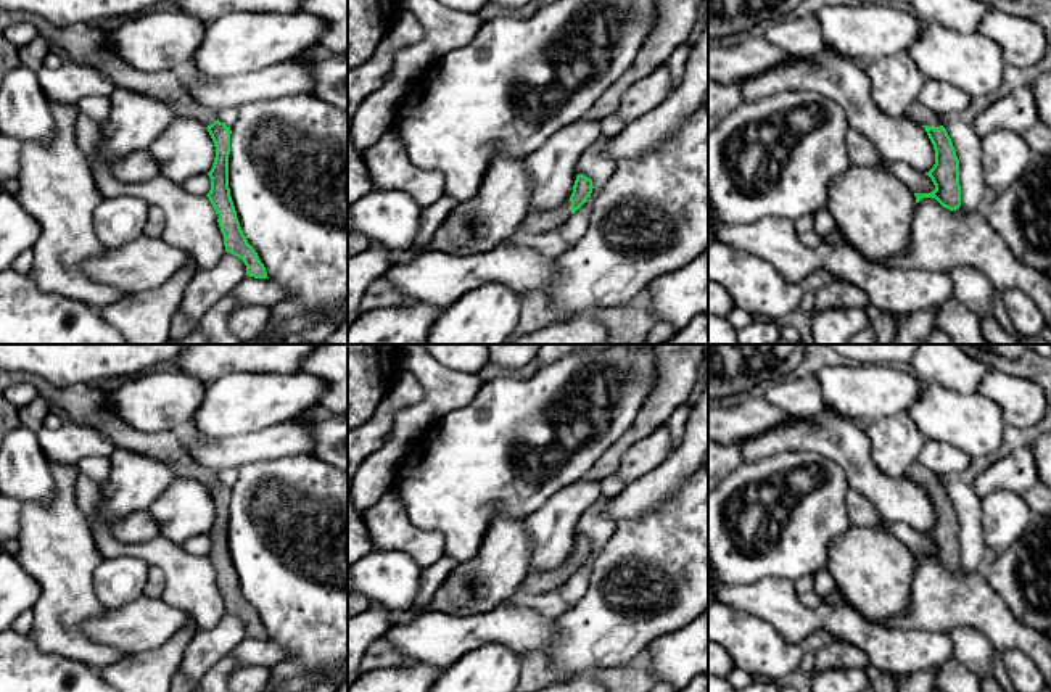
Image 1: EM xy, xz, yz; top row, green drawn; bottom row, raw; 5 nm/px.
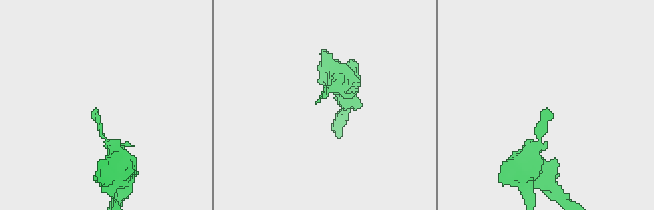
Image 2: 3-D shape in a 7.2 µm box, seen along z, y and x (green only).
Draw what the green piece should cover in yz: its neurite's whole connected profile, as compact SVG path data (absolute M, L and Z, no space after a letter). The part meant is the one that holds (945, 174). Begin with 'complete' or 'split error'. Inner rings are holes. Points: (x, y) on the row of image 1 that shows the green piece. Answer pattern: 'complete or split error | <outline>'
split error | M916 100L908 108L906 117L925 129L935 150L935 164L929 172L925 172L925 175L932 179L935 190L930 193L914 193L916 203L919 203L922 198L935 198L943 208L950 211L959 209L959 159L938 114L922 106Z

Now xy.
split error | M0 11L0 85L5 76L21 63L18 48L5 39L5 31L14 23L34 24L39 29L39 35L60 45L69 60L84 66L98 68L113 80L116 89L127 89L156 98L169 105L175 117L196 119L208 129L216 146L216 158L208 172L211 190L206 196L219 216L217 222L224 235L225 251L245 262L248 277L269 278L258 253L243 235L230 196L229 154L232 130L217 119L217 111L203 106L188 95L180 82L180 72L143 72L134 69L106 47L108 31L98 24L80 23L60 27L37 14Z

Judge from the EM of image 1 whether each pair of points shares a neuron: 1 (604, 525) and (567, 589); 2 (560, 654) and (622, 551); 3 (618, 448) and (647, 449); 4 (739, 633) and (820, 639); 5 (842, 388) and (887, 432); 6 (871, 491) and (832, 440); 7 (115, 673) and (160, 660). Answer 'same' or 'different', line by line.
1: same
2: same
3: different
4: same
5: different
6: same
7: same

